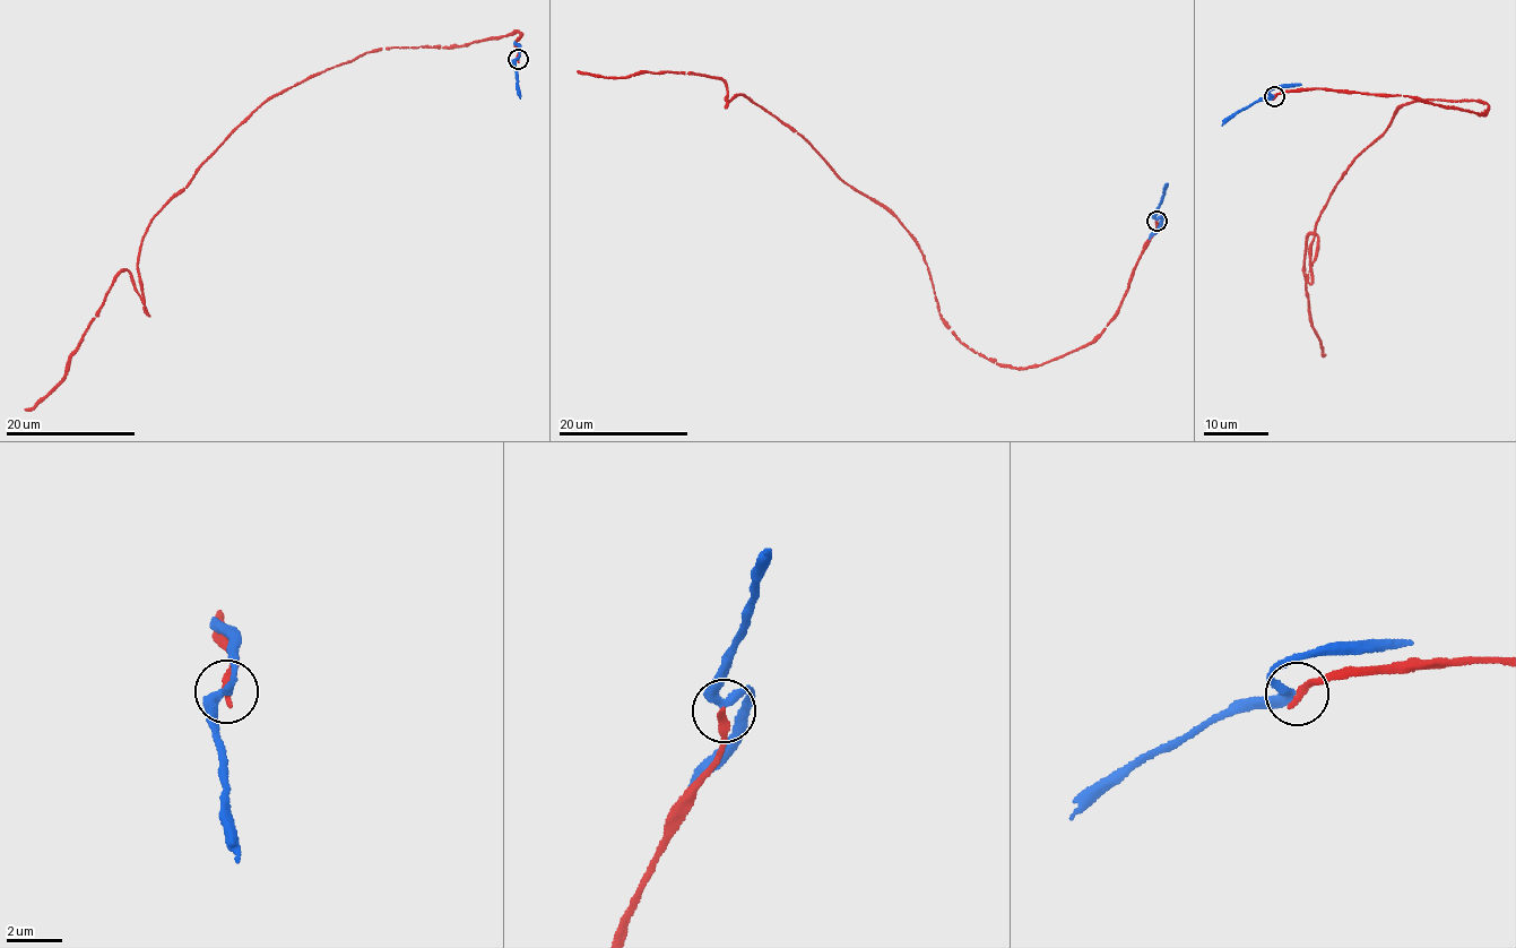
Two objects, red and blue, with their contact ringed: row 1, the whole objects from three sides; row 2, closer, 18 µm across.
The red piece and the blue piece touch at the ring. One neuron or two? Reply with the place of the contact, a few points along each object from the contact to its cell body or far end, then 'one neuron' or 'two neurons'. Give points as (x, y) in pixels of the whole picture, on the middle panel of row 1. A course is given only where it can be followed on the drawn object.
place (1157, 221); course red (1157, 220), (1100, 334), (1016, 369), (964, 346), (915, 238), (796, 130), (726, 98), (719, 79), (578, 70); course blue (1157, 220), (1157, 206), (1167, 183); two neurons

